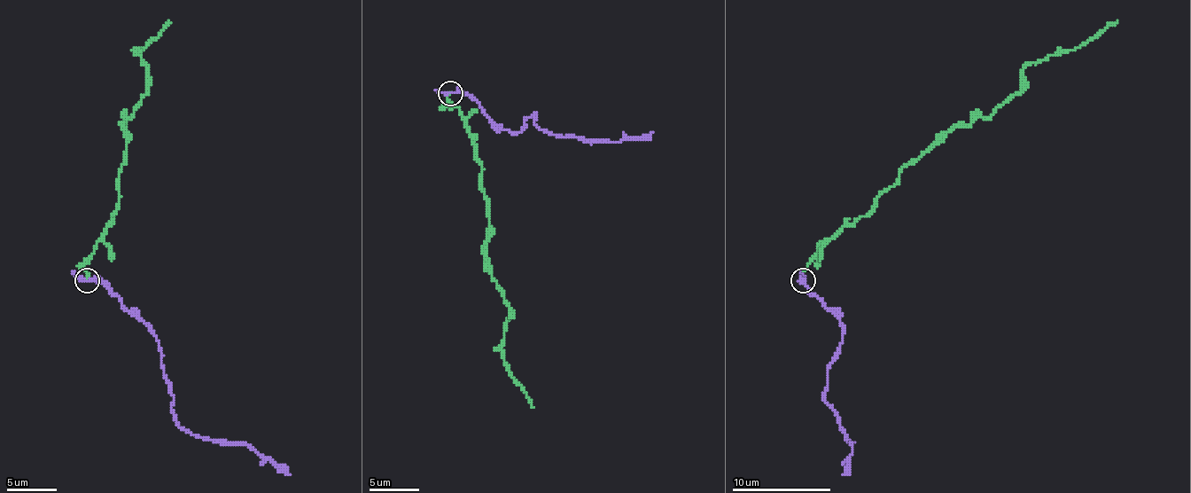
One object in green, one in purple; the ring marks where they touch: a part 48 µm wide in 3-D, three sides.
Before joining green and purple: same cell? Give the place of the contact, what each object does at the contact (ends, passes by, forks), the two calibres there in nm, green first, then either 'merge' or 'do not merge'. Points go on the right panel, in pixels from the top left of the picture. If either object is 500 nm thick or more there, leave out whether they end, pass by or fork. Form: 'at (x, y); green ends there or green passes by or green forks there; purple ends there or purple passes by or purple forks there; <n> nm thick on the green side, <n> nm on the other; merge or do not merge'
at (803, 280); green ends there; purple passes by; 150 nm thick on the green side, 180 nm on the other; do not merge

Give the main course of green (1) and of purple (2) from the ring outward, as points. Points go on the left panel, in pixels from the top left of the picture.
1: (87, 278), (84, 263), (119, 201), (124, 122), (146, 92), (138, 55), (168, 20)
2: (87, 281), (104, 283), (153, 332), (174, 403), (171, 410), (178, 425), (200, 437), (250, 444), (290, 474)

